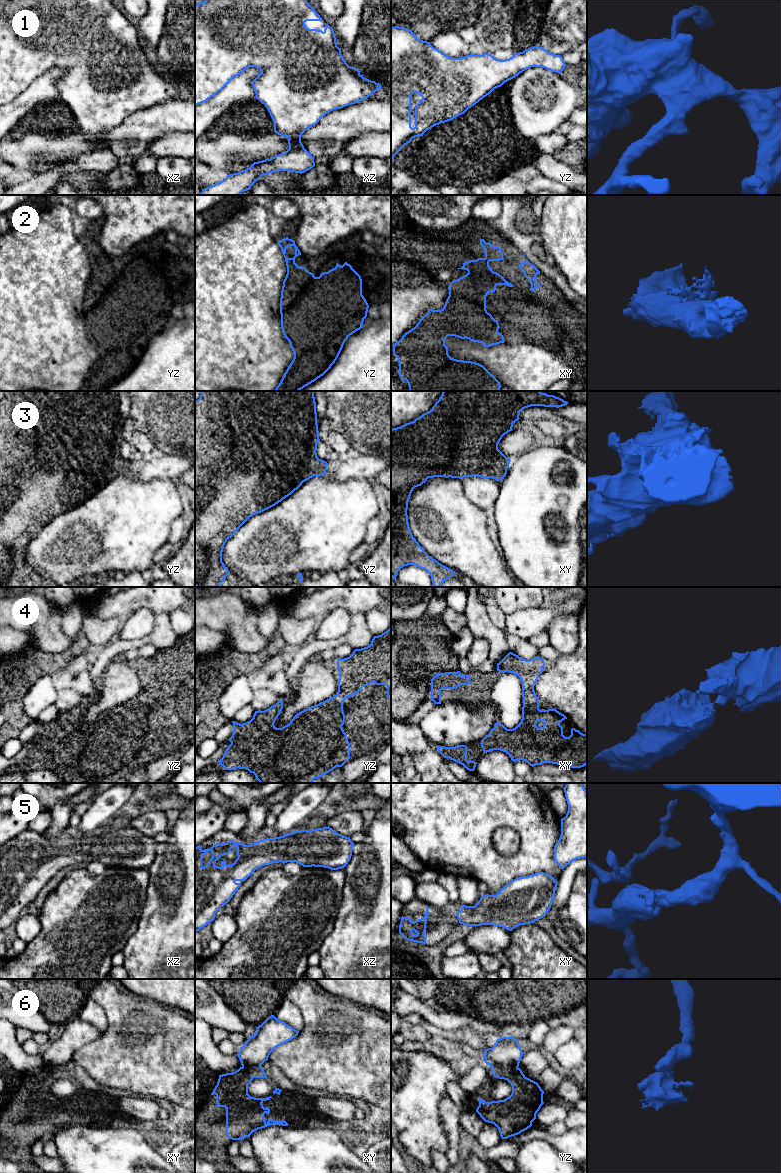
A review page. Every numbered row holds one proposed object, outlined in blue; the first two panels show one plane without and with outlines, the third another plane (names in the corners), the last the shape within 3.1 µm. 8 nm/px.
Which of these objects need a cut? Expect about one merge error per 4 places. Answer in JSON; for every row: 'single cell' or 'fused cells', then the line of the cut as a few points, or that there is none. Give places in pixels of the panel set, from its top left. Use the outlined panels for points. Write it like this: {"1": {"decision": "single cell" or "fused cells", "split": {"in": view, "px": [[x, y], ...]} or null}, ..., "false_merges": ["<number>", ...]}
{"1": {"decision": "single cell", "split": null}, "2": {"decision": "fused cells", "split": {"in": "xy", "px": [[468, 271], [477, 269], [486, 276], [490, 281], [490, 291]]}}, "3": {"decision": "single cell", "split": null}, "4": {"decision": "single cell", "split": null}, "5": {"decision": "single cell", "split": null}, "6": {"decision": "fused cells", "split": {"in": "yz", "px": [[491, 1066], [517, 1068]]}}, "false_merges": ["2", "6"]}

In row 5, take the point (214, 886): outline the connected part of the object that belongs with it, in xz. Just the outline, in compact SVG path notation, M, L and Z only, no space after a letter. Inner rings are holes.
M323 827L310 831L294 831L275 838L266 838L251 845L236 843L216 843L210 849L195 847L195 931L212 922L216 912L230 901L240 887L240 881L245 881L258 868L272 863L296 862L303 867L324 867L331 870L344 868L351 859L354 843L350 837L337 833L332 828ZM232 848L237 848L237 859L232 865L221 861L222 866L216 866L216 861L223 855L228 855ZM208 851L212 853L206 866L202 865L202 856Z

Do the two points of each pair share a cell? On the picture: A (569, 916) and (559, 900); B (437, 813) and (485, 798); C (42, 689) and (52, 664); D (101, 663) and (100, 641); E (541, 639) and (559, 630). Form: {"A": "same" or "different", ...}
{"A": "different", "B": "same", "C": "different", "D": "different", "E": "different"}

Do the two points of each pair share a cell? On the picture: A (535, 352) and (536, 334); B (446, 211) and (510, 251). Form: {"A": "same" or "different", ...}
{"A": "different", "B": "different"}

